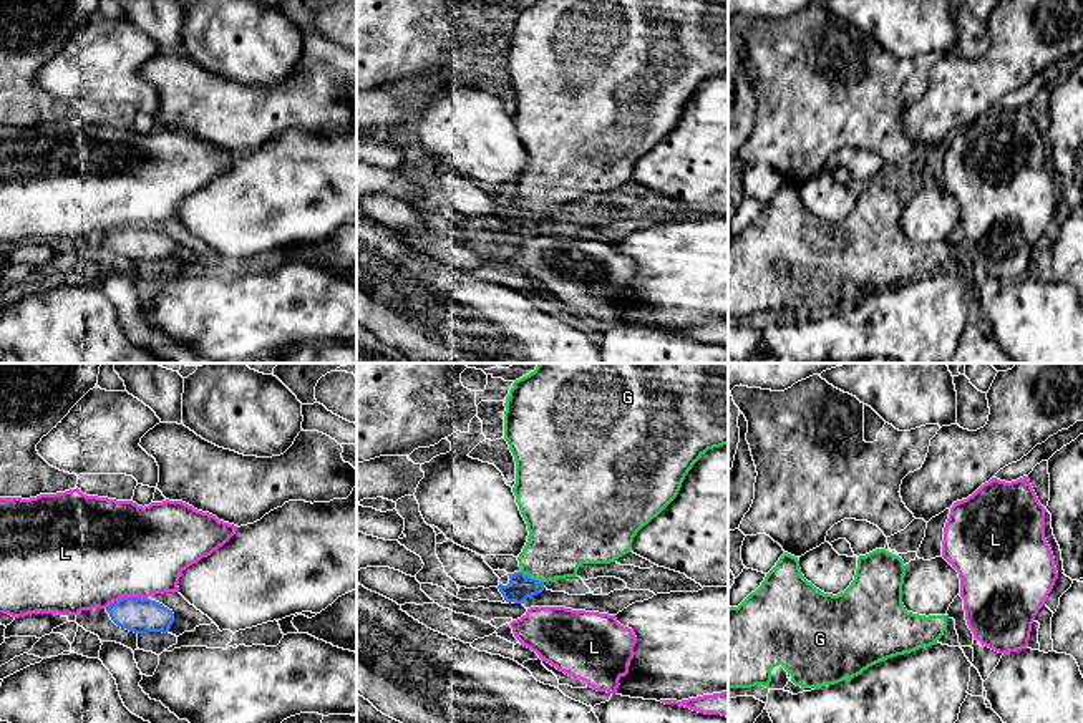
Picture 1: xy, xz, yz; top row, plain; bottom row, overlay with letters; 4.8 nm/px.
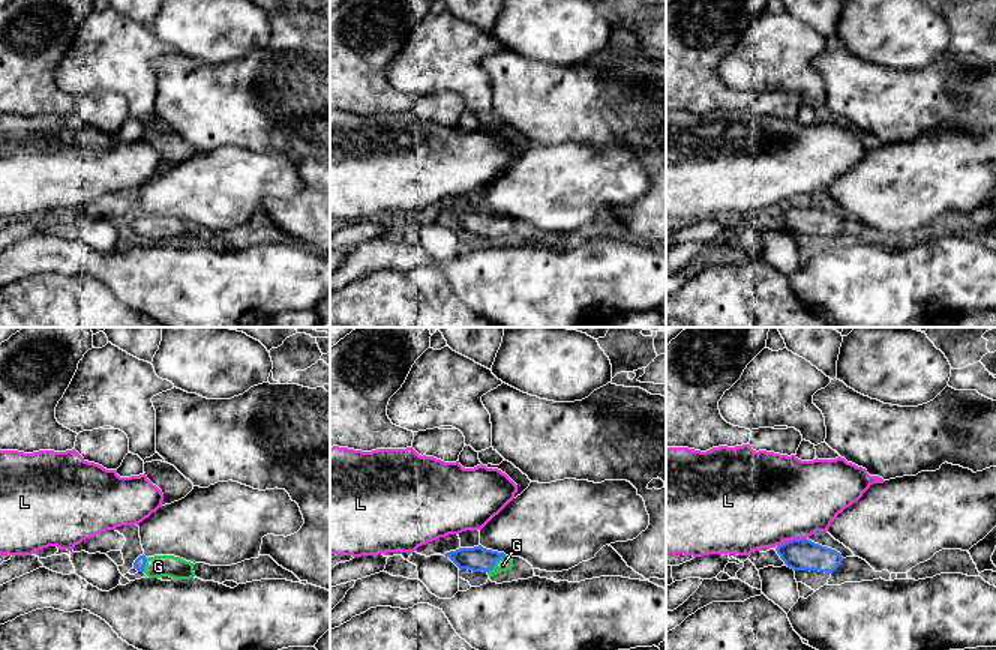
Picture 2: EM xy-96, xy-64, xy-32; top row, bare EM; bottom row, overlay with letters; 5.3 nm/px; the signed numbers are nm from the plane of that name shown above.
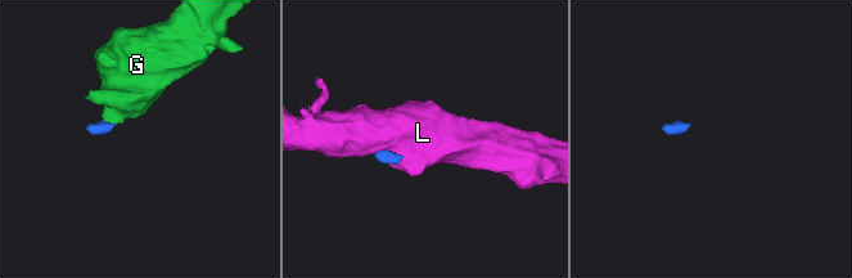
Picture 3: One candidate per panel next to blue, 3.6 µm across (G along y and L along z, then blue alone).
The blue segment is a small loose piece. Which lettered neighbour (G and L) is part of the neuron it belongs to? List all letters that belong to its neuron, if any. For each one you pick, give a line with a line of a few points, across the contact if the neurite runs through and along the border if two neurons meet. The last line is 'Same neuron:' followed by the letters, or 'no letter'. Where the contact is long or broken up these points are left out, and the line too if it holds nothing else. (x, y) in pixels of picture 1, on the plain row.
G: xz (519, 216), (529, 206), (561, 166)
Same neuron: G

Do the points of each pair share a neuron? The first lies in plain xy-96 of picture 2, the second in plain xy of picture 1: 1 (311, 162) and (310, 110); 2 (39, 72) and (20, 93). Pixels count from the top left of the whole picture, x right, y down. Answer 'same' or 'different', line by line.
1: same
2: same

